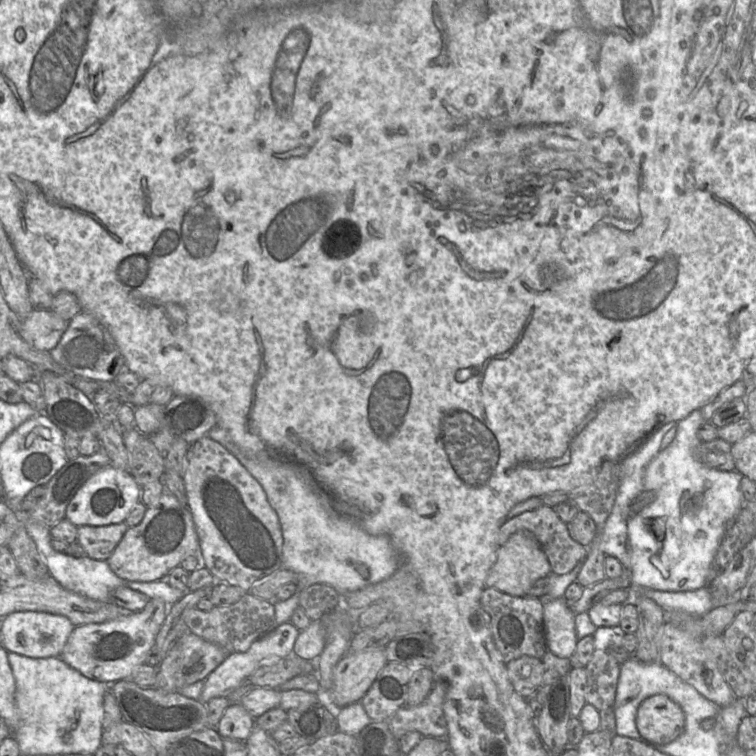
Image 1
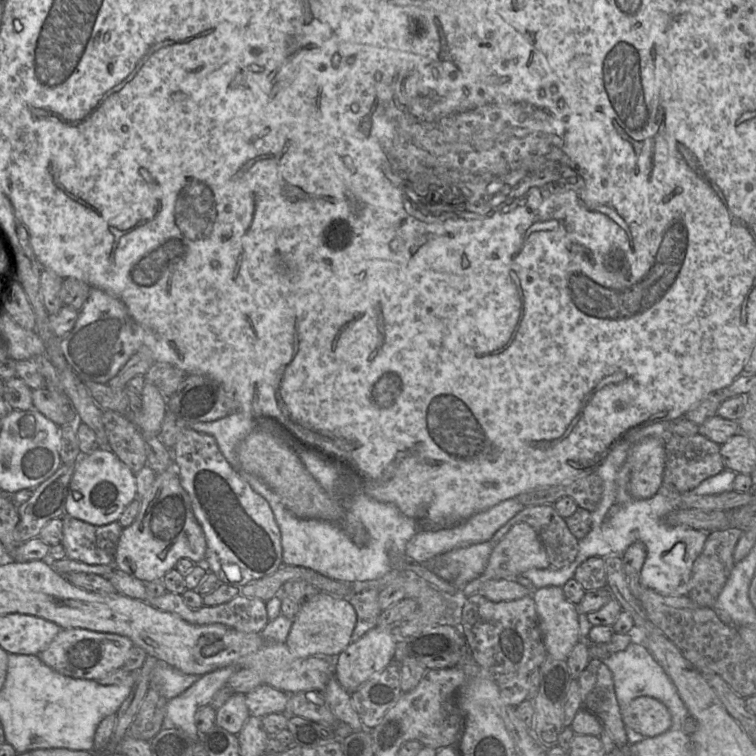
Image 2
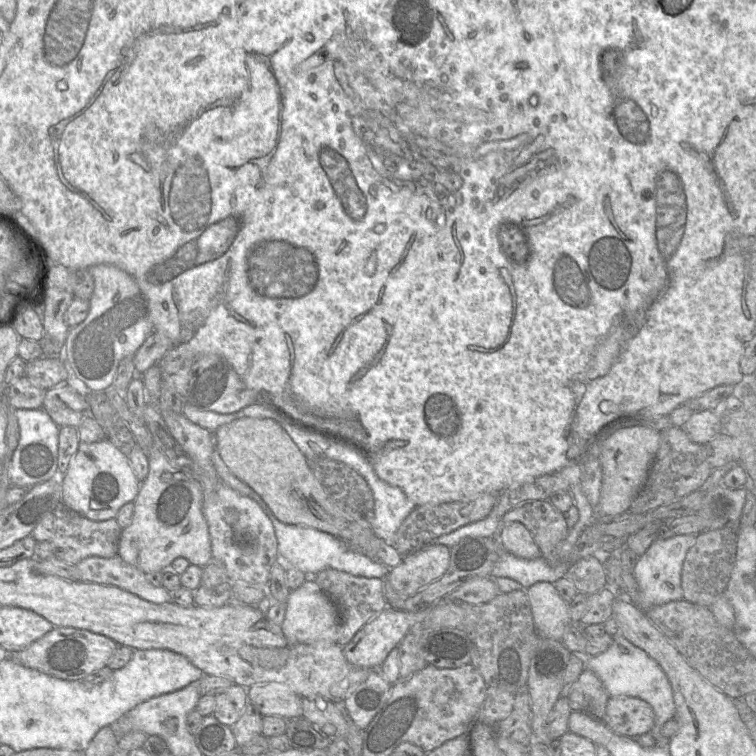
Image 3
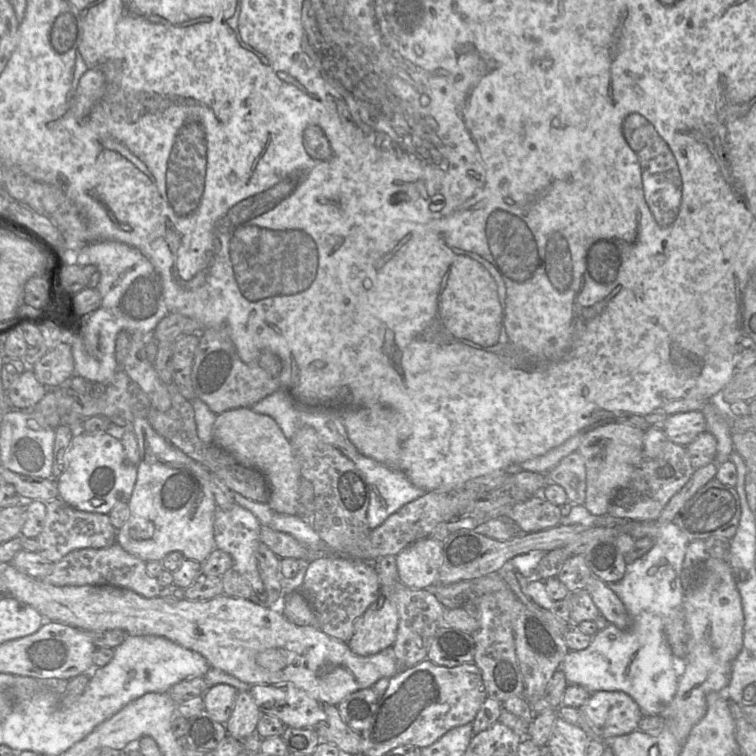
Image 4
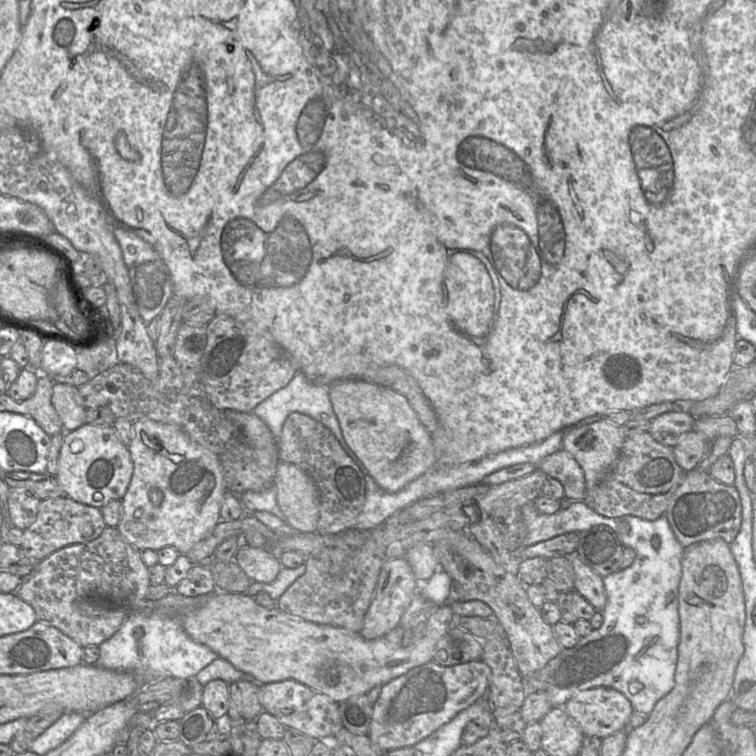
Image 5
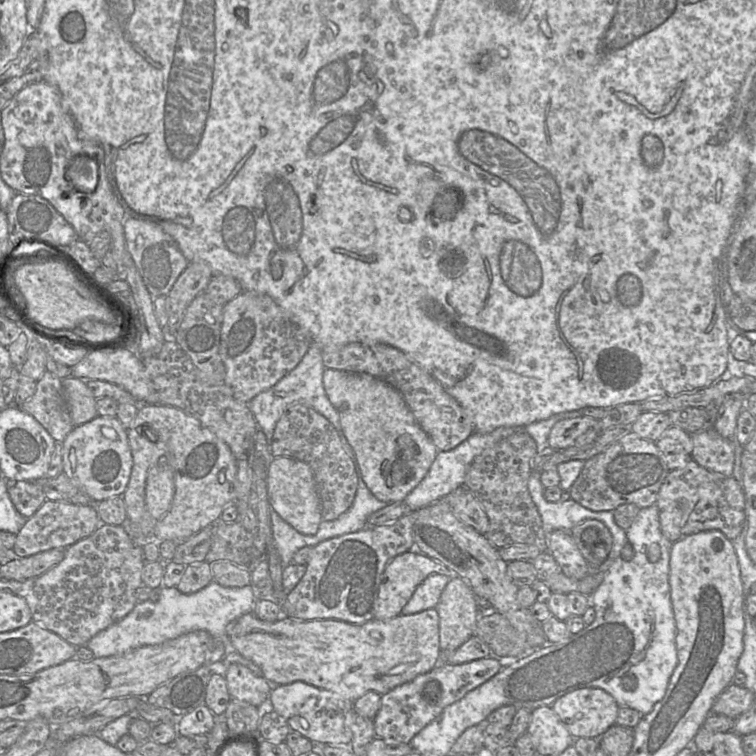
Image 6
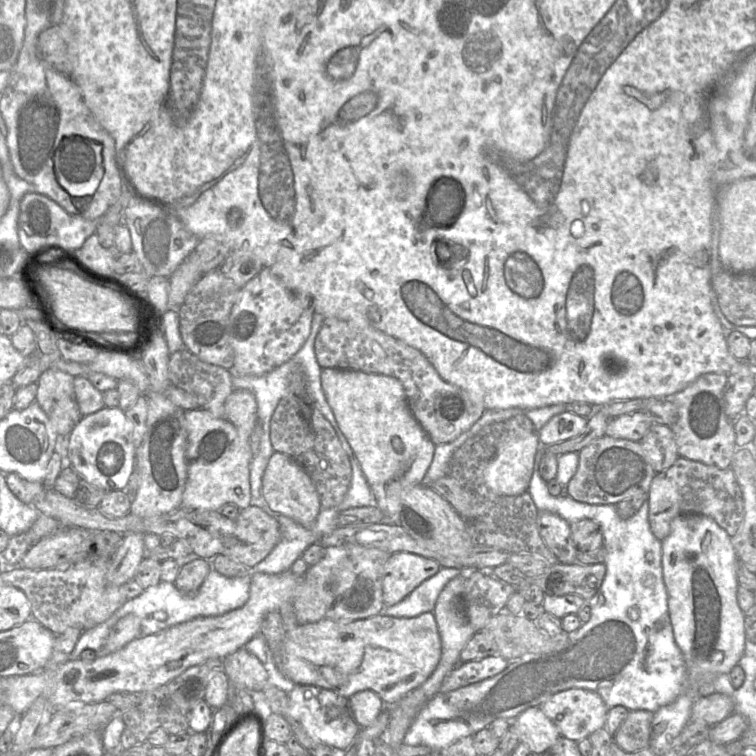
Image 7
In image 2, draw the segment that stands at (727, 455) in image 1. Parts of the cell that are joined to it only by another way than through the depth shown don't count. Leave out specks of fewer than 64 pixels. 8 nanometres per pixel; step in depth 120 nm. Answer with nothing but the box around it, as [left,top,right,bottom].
[662,434,725,493]

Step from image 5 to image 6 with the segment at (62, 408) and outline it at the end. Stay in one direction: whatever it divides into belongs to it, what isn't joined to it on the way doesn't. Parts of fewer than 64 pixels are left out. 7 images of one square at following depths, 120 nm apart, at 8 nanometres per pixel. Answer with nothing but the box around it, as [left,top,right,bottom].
[62,377,98,426]

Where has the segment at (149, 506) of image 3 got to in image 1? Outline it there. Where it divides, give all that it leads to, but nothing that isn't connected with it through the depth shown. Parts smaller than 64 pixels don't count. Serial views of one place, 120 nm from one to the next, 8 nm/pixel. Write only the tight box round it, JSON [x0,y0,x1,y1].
[107,491,200,582]

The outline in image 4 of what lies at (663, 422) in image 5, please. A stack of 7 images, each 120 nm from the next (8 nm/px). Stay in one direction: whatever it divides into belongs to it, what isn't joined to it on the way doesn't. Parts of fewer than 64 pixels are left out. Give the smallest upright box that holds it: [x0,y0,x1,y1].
[662,411,707,447]

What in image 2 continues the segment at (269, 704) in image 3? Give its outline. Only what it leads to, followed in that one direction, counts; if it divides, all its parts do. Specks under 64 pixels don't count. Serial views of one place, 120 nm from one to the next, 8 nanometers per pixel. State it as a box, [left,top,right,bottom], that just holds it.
[246,684,293,718]

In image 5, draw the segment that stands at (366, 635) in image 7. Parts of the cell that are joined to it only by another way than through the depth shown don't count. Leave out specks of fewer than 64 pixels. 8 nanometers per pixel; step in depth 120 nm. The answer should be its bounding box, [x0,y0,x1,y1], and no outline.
[181,593,453,703]

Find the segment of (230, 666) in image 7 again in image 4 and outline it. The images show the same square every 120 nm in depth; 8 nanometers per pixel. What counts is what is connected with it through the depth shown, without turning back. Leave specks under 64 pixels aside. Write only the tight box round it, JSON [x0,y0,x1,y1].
[225,691,261,739]

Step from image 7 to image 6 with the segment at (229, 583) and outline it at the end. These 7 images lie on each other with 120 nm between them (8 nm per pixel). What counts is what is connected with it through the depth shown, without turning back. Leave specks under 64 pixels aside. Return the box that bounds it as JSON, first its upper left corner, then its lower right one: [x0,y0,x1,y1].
[85,580,256,666]

